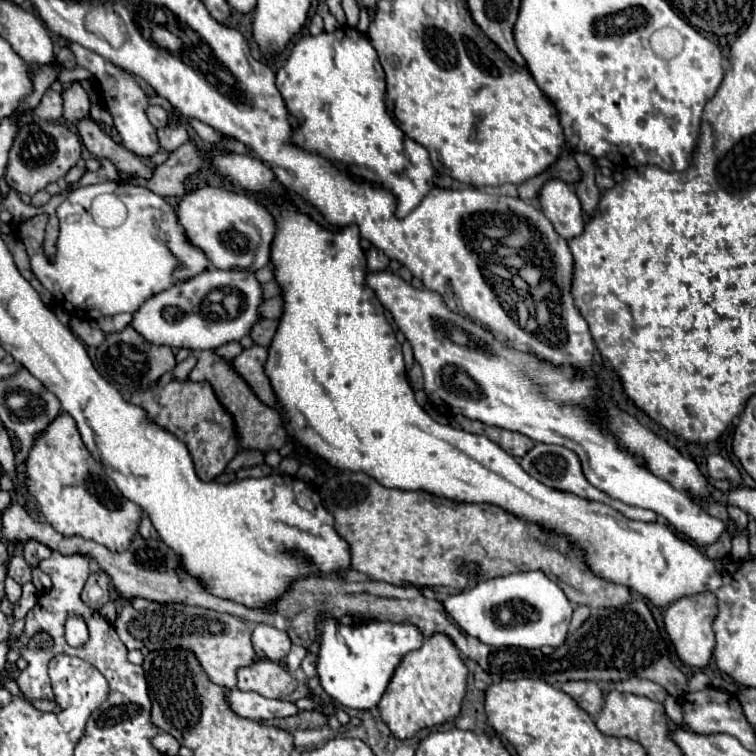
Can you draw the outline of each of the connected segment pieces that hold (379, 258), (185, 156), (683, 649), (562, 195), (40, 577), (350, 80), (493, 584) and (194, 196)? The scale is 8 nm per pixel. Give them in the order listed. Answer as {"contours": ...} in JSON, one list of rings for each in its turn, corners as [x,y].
{"contours":[[[[370,247],[366,251],[366,261],[368,261],[368,269],[370,271],[382,271],[382,269],[388,267],[388,257],[376,247]]],[[[184,143],[176,151],[172,151],[170,157],[162,165],[152,167],[150,179],[140,179],[136,175],[124,175],[122,171],[120,171],[120,179],[146,187],[160,197],[182,197],[186,191],[184,179],[188,177],[188,173],[198,171],[200,163],[202,161],[196,153],[194,143]]],[[[712,593],[682,597],[666,609],[666,615],[664,615],[666,633],[682,663],[686,663],[690,667],[698,667],[698,669],[708,667],[712,649],[714,649],[714,631],[712,631],[714,615],[716,615],[716,597]]],[[[562,179],[546,181],[538,193],[538,203],[560,237],[572,239],[582,233],[584,215],[580,201]]],[[[32,567],[32,583],[34,583],[34,587],[36,587],[38,591],[42,591],[42,593],[52,587],[50,577],[48,577],[44,571],[40,571],[38,567]]],[[[344,25],[338,27],[334,33],[320,33],[316,37],[302,37],[288,57],[286,65],[278,69],[276,73],[276,87],[284,97],[286,109],[290,117],[298,121],[298,125],[292,131],[290,143],[296,147],[320,147],[320,153],[328,155],[332,151],[332,159],[348,159],[348,163],[356,163],[356,167],[368,167],[368,171],[376,171],[384,183],[398,183],[400,195],[396,195],[396,217],[402,219],[408,215],[414,207],[420,205],[420,201],[428,195],[434,187],[434,167],[430,161],[428,151],[420,145],[416,147],[416,141],[404,135],[392,121],[392,117],[386,113],[384,105],[384,71],[380,67],[378,55],[372,47],[372,43],[360,35],[354,27]]],[[[542,571],[512,573],[478,583],[470,591],[446,597],[444,609],[472,637],[494,647],[540,649],[544,645],[560,647],[568,633],[572,605],[562,589]]],[[[202,187],[188,191],[176,207],[178,223],[184,227],[188,241],[200,247],[216,269],[260,269],[268,263],[270,241],[274,237],[274,219],[264,205],[252,195],[218,187]]]]}

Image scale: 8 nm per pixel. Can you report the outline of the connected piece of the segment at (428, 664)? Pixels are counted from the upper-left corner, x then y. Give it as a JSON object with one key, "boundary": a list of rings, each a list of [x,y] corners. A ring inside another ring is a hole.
{"boundary":[[[432,635],[424,645],[408,653],[394,671],[386,693],[378,703],[380,719],[396,739],[410,739],[420,729],[454,721],[466,693],[468,669],[458,657],[458,649],[446,635]]]}

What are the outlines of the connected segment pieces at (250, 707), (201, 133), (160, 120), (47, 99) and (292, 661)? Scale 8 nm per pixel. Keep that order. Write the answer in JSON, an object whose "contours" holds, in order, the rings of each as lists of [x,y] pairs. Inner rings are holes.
{"contours":[[[[230,689],[226,693],[226,703],[236,715],[254,719],[254,721],[264,721],[272,717],[288,717],[288,715],[298,713],[296,705],[290,701],[266,699],[254,691],[240,691],[240,689]]],[[[191,119],[190,125],[201,139],[211,144],[221,143],[224,139],[224,137],[216,132],[212,127],[196,119]]],[[[150,105],[150,107],[146,109],[146,115],[148,115],[148,119],[150,119],[150,123],[152,123],[154,127],[164,127],[164,125],[166,125],[168,113],[166,113],[160,105]]],[[[46,89],[44,97],[38,103],[38,107],[34,109],[34,113],[40,119],[46,119],[46,121],[62,119],[62,95],[58,91],[54,91],[54,89]]],[[[292,645],[290,653],[288,653],[288,657],[286,657],[286,667],[288,667],[290,673],[294,673],[296,669],[300,669],[300,663],[302,663],[304,655],[306,655],[306,649],[304,649],[304,647]]]]}

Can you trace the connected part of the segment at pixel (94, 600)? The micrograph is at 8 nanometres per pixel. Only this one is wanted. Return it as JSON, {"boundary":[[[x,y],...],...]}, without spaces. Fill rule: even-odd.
{"boundary":[[[94,569],[84,585],[84,591],[82,591],[82,601],[92,607],[92,609],[102,609],[106,603],[108,603],[108,585],[110,585],[110,579],[108,575],[104,575],[104,571],[100,569]]]}

